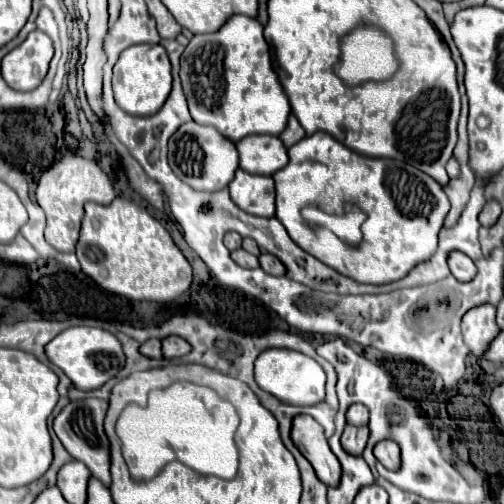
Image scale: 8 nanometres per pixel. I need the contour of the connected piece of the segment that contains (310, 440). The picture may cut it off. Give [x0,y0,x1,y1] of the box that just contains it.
[292,414,340,486]

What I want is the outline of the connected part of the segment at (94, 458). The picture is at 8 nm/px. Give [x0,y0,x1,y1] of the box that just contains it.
[54,398,110,486]

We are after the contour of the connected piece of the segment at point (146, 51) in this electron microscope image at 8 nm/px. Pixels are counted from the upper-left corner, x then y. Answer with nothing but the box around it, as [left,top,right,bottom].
[112,44,172,116]

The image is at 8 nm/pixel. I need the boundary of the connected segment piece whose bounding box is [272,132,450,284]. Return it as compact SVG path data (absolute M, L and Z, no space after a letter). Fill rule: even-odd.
M326 132L306 136L288 150L288 156L288 164L272 176L276 182L276 218L284 224L290 238L314 258L356 282L388 284L404 278L416 264L428 260L432 252L436 252L438 230L444 224L450 202L442 186L428 174L420 172L418 190L430 190L434 186L436 194L432 194L432 198L418 194L418 200L412 200L412 206L402 208L398 194L408 198L406 190L398 188L394 194L392 182L386 178L392 176L388 172L388 164L394 164L392 160L360 156ZM308 204L314 204L328 214L344 214L346 204L358 206L366 214L362 242L350 248L328 228L306 223L300 218L300 210Z

